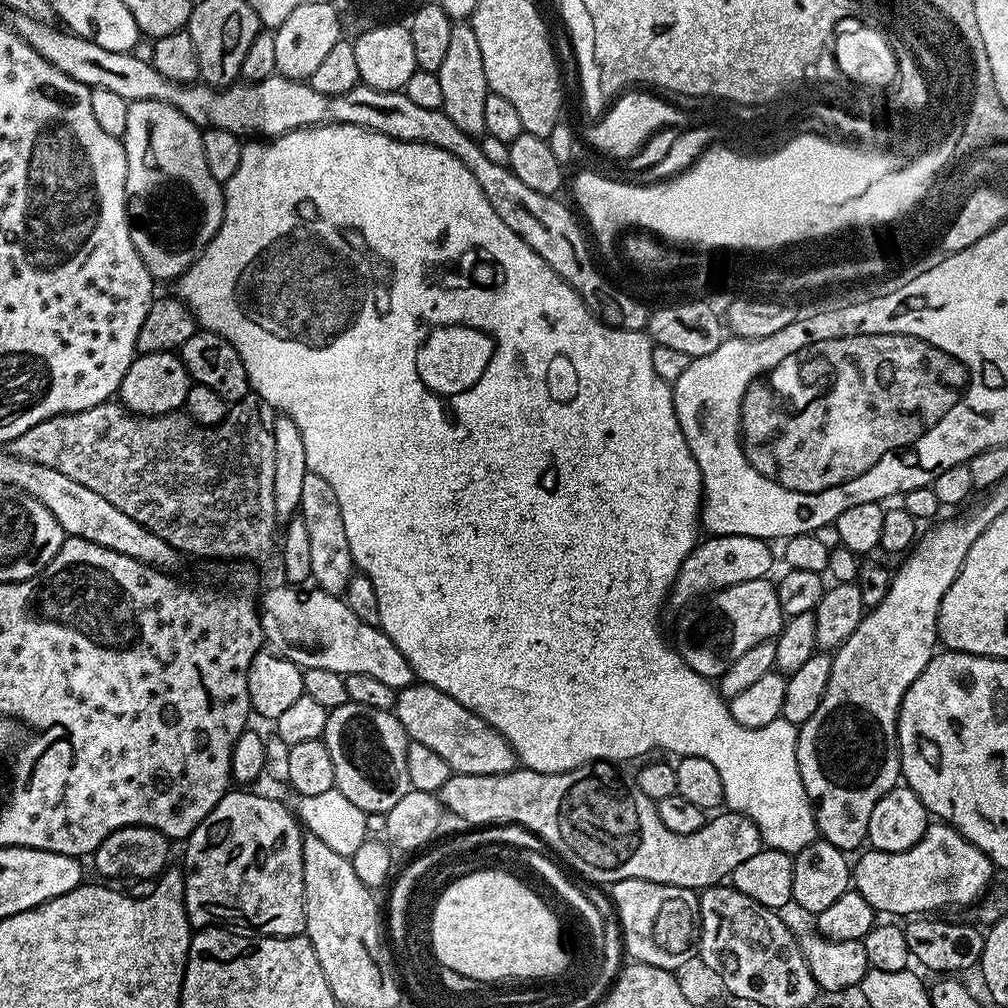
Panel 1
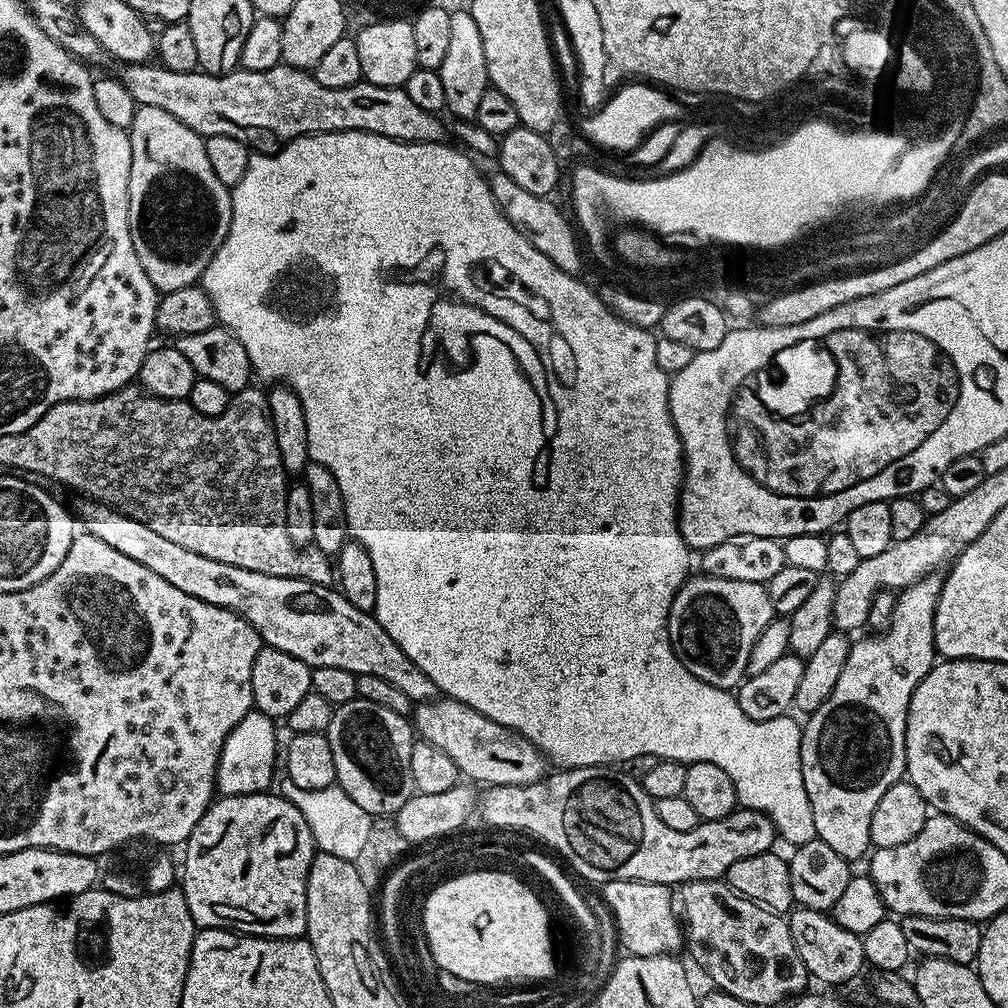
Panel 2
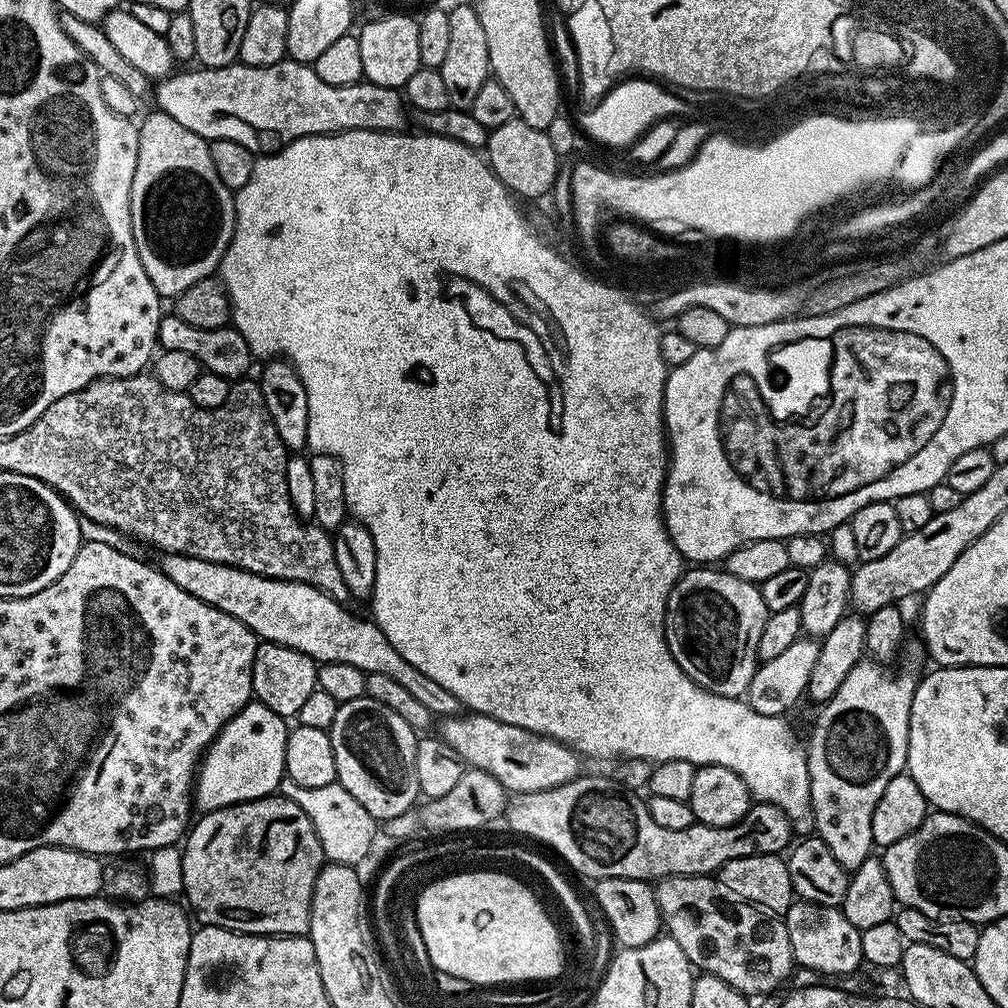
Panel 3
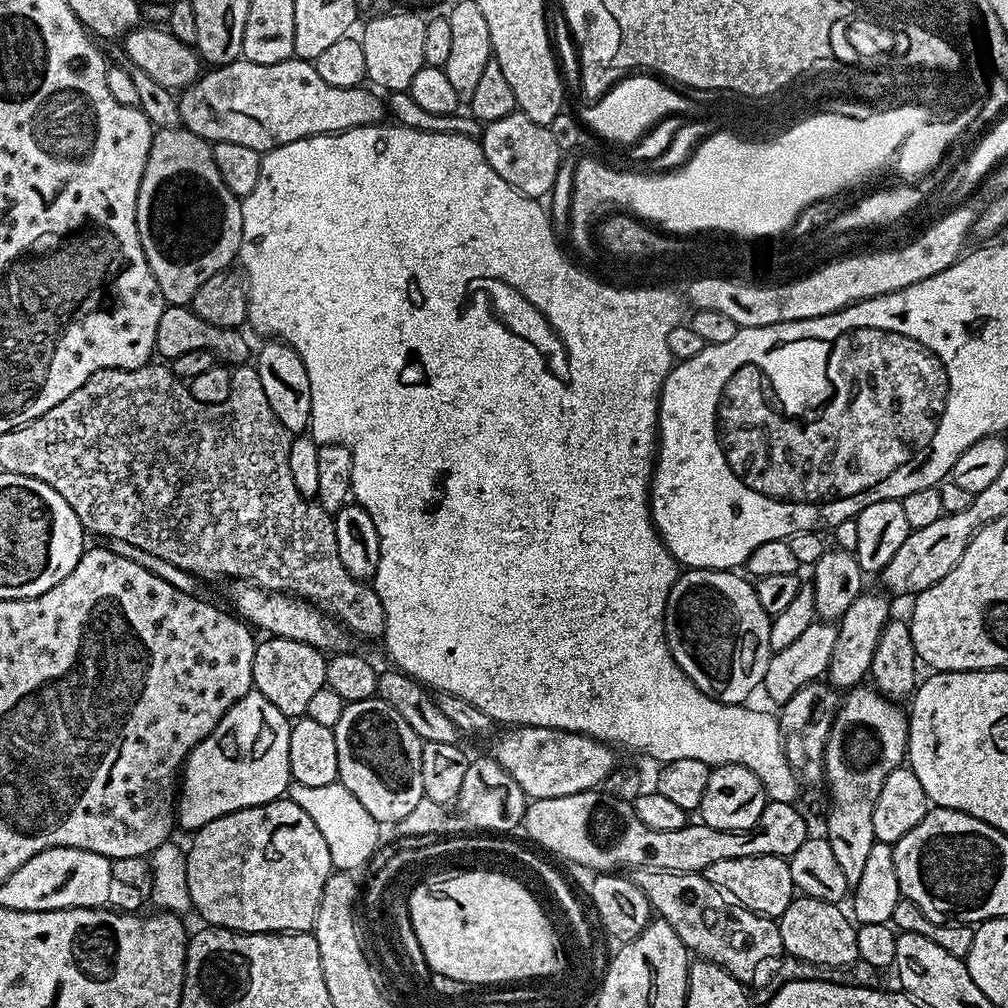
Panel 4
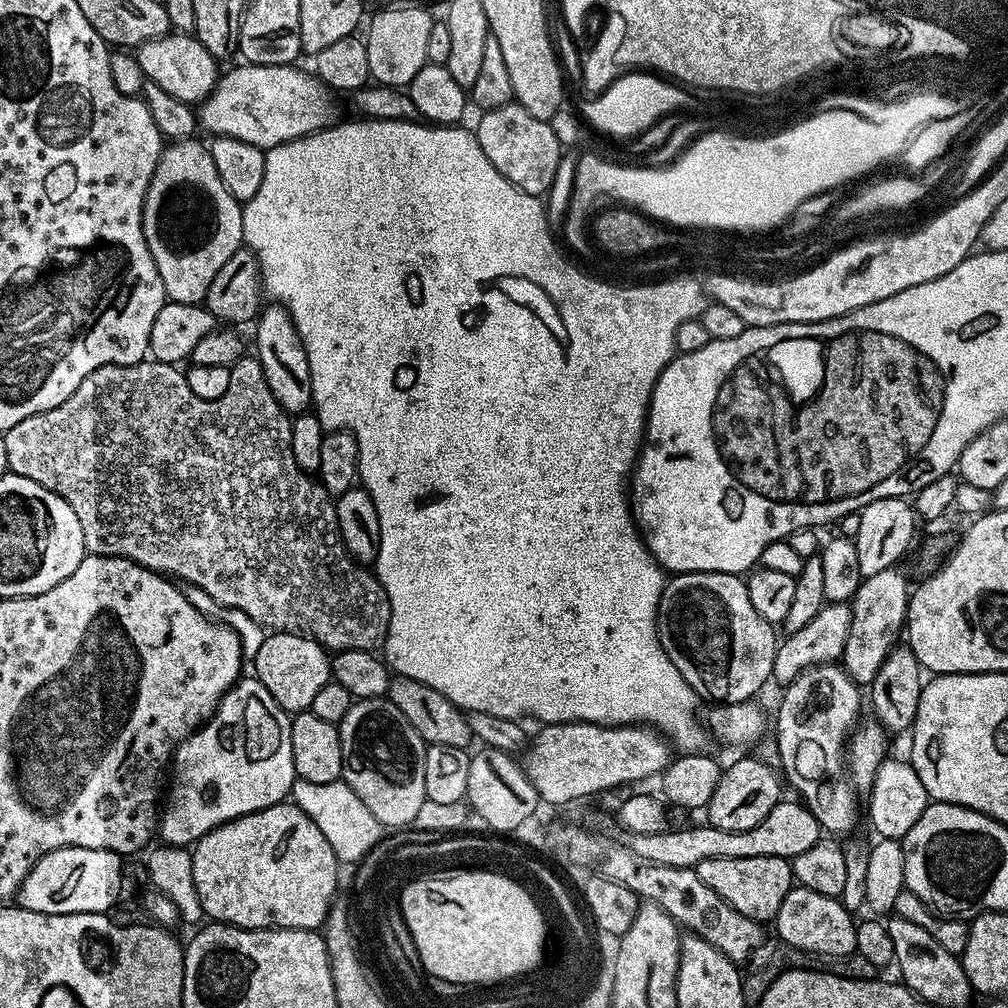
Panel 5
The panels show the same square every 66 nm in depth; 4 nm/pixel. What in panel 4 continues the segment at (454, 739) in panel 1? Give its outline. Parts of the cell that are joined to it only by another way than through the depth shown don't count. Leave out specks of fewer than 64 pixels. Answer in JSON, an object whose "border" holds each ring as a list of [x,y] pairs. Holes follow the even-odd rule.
{"border":[[[542,726],[509,727],[501,734],[500,741],[490,749],[492,759],[499,762],[502,770],[506,770],[506,774],[510,774],[510,778],[514,778],[514,782],[518,782],[518,786],[522,786],[525,796],[532,800],[562,798],[565,794],[578,794],[582,790],[591,788],[599,789],[603,785],[604,779],[618,767],[616,756],[612,752],[615,751],[609,745],[603,744],[601,740],[595,740],[592,736],[584,736],[580,732],[567,732],[557,728],[543,728]]]}

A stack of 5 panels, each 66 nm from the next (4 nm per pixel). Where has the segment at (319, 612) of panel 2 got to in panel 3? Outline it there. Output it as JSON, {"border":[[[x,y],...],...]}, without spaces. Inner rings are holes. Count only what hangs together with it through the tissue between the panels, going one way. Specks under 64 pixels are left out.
{"border":[[[177,552],[167,553],[159,558],[161,560],[158,561],[158,567],[160,571],[168,575],[170,582],[182,586],[182,590],[186,590],[186,594],[194,594],[194,598],[238,618],[238,622],[247,626],[261,641],[290,646],[290,650],[298,650],[320,664],[347,662],[350,666],[358,666],[358,670],[366,673],[387,674],[390,678],[394,678],[394,682],[401,683],[418,702],[422,702],[422,706],[426,706],[426,710],[430,710],[433,717],[458,716],[465,711],[464,703],[458,698],[454,698],[454,694],[450,694],[450,690],[445,690],[439,682],[434,682],[434,678],[422,674],[422,670],[418,670],[418,666],[410,666],[410,662],[406,662],[406,658],[402,658],[402,654],[398,654],[398,650],[394,650],[394,646],[390,646],[390,638],[386,638],[386,634],[382,634],[382,630],[376,625],[375,620],[371,618],[363,620],[362,617],[355,616],[350,609],[344,608],[348,606],[332,596],[326,595],[322,590],[302,582],[275,580],[269,576],[259,576],[229,564],[206,562],[202,558],[183,556]]]}

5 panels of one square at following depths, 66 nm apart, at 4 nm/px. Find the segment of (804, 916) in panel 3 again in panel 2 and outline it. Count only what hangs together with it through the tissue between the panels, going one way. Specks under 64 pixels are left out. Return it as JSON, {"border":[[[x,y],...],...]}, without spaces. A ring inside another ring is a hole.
{"border":[[[796,906],[787,917],[787,922],[790,938],[794,938],[794,946],[798,950],[798,958],[802,958],[813,981],[821,980],[824,984],[843,986],[848,981],[855,981],[859,977],[856,975],[866,968],[863,939],[838,926],[838,922],[828,912]]]}

